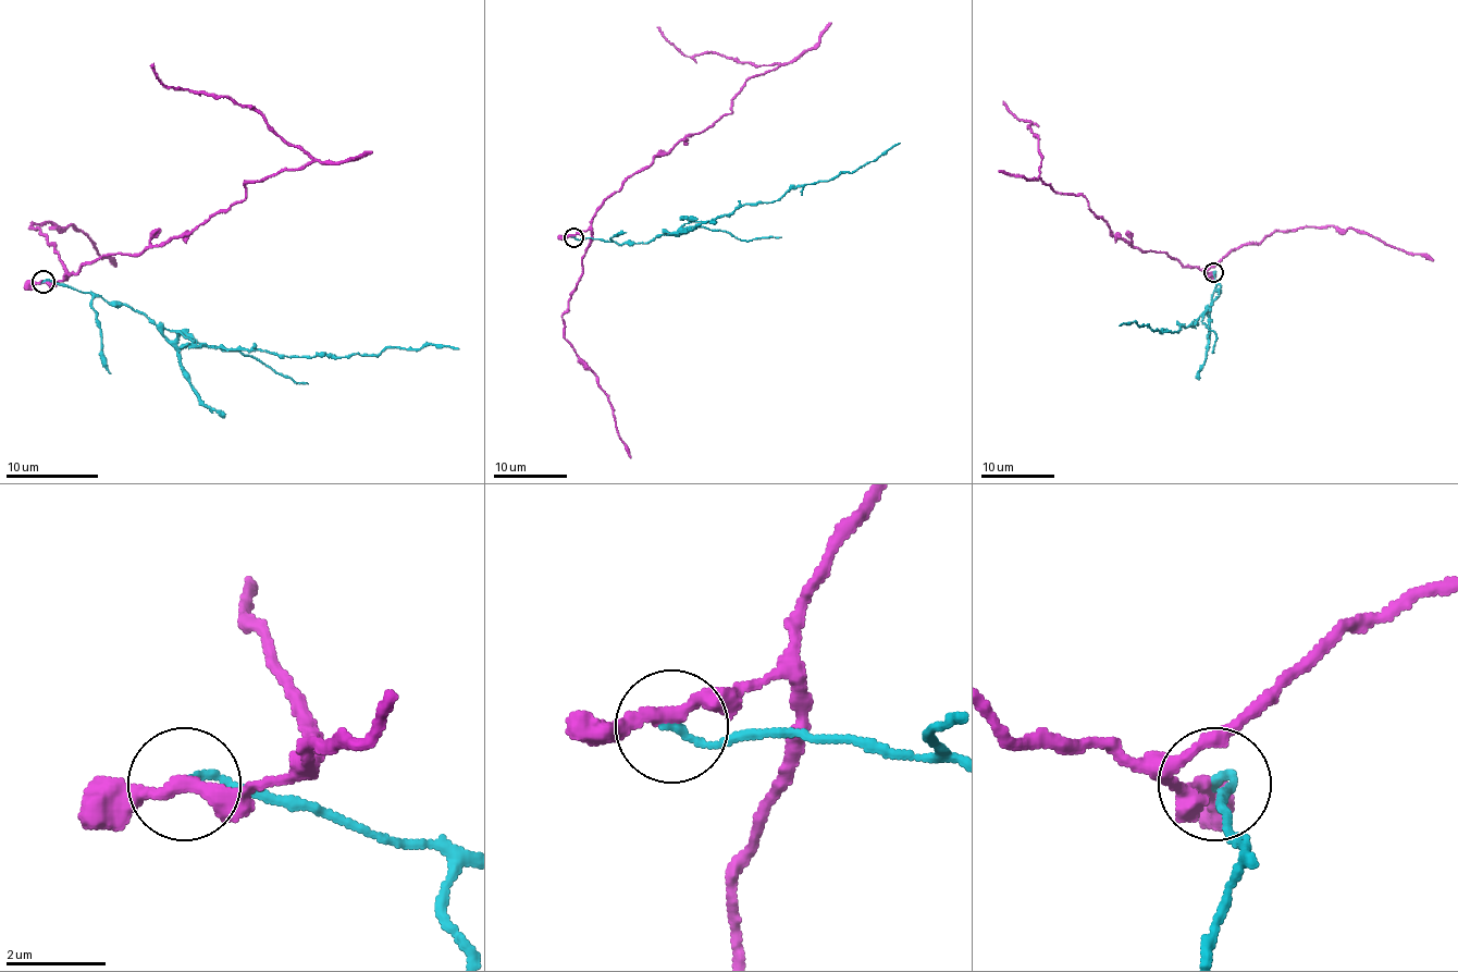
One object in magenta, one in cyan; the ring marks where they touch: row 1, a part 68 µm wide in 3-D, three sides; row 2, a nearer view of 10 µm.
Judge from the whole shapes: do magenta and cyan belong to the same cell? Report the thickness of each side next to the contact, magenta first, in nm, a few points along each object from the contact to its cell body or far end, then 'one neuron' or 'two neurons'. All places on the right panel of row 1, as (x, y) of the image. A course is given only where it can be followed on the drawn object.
300 nm thick on the magenta side, 150 nm on the other; magenta runs (1211, 273), (1135, 247), (1087, 200), (1057, 193), (1040, 176), (1033, 123), (1003, 101); cyan runs (1213, 273), (1221, 285), (1219, 295), (1197, 324), (1176, 331), (1162, 331), (1137, 322), (1119, 325); two neurons

